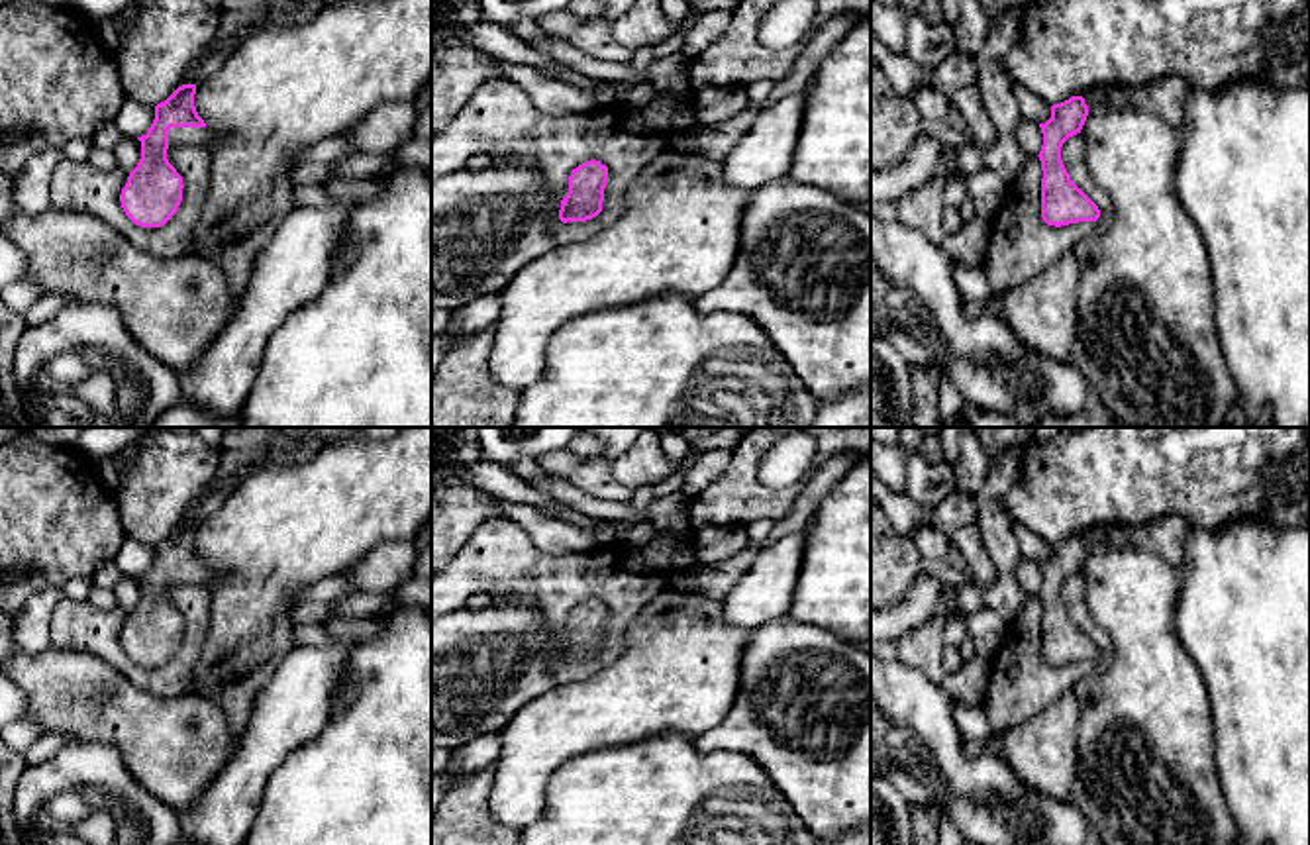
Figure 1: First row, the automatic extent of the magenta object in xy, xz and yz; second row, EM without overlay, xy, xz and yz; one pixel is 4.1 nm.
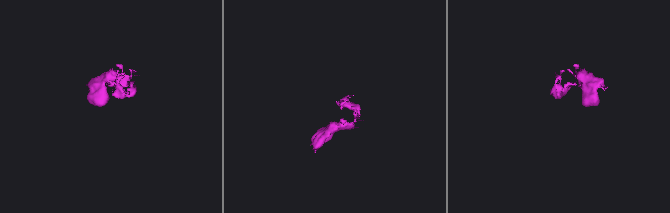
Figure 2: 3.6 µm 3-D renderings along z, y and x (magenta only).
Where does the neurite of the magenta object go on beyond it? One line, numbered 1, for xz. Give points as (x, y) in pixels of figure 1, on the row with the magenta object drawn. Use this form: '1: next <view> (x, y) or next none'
1: next none

